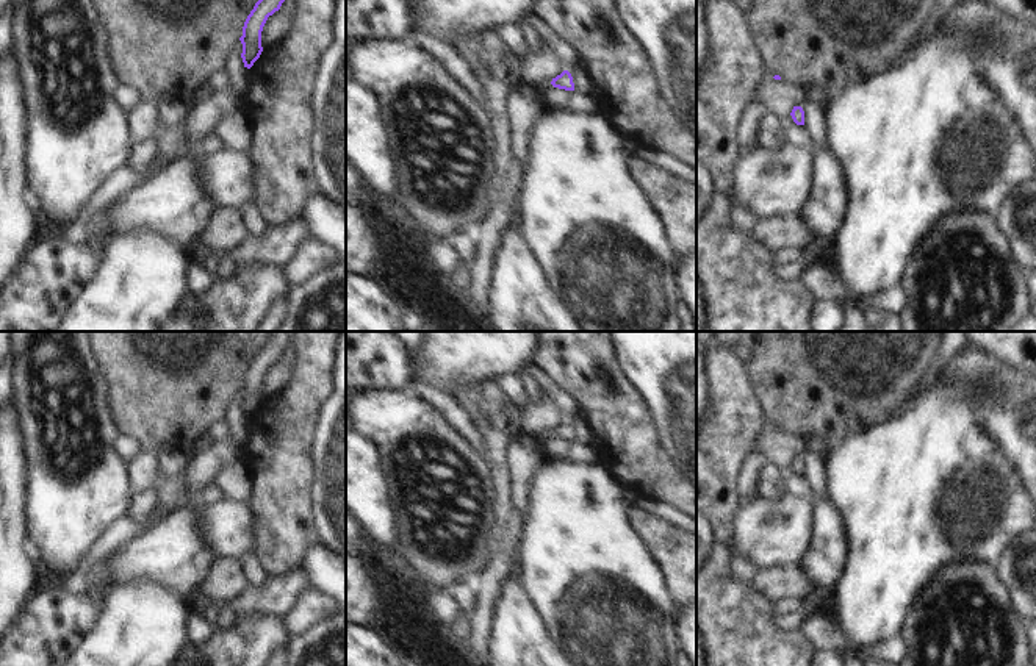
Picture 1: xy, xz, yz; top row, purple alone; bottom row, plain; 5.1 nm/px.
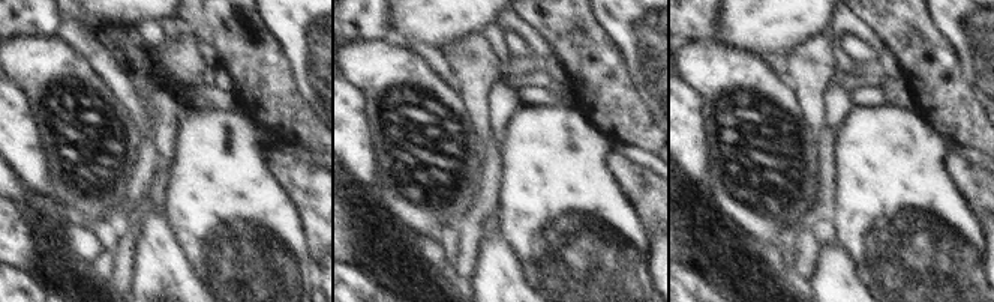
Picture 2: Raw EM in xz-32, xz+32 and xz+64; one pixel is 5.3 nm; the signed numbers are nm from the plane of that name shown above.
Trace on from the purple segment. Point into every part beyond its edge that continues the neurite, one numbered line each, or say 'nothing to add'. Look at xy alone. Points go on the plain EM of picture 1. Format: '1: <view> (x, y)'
nothing to add

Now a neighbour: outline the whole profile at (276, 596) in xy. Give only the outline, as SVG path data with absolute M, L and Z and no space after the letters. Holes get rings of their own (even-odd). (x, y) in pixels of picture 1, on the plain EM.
M290 571L282 577L266 577L260 588L247 583L241 594L230 602L230 607L238 616L283 618L296 605L297 596L308 588L305 572Z

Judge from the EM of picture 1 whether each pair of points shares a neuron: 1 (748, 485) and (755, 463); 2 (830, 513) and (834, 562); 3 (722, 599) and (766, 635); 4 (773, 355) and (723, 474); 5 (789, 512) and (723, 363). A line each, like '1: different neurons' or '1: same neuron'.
1: same neuron
2: same neuron
3: same neuron
4: different neurons
5: different neurons

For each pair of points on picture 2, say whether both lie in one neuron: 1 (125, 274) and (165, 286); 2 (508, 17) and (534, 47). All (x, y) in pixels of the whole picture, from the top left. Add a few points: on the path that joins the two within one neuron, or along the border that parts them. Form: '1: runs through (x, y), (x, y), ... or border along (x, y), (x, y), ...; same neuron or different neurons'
1: border along (135, 241), (134, 269), (129, 286); different neurons
2: runs through (516, 24), (531, 39); same neuron

